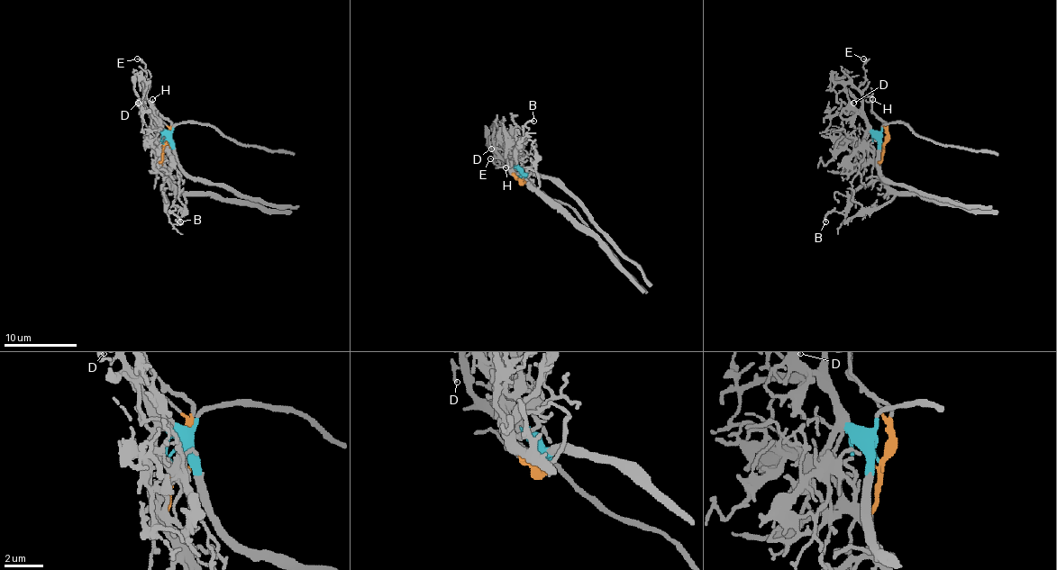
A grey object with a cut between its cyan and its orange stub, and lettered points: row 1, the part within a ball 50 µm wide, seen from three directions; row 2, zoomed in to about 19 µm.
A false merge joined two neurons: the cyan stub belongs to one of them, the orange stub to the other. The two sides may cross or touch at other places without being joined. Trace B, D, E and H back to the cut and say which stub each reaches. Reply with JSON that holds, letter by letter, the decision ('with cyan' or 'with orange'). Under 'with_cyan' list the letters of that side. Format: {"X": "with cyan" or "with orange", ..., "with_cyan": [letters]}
{"B": "with orange", "D": "with cyan", "E": "with cyan", "H": "with orange", "with_cyan": ["D", "E"]}

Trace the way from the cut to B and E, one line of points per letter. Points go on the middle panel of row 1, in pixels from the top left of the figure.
B: (518, 178), (518, 140), (523, 135), (523, 126), (534, 121)
E: (518, 178), (520, 171), (505, 158), (499, 157), (503, 162), (490, 158)

